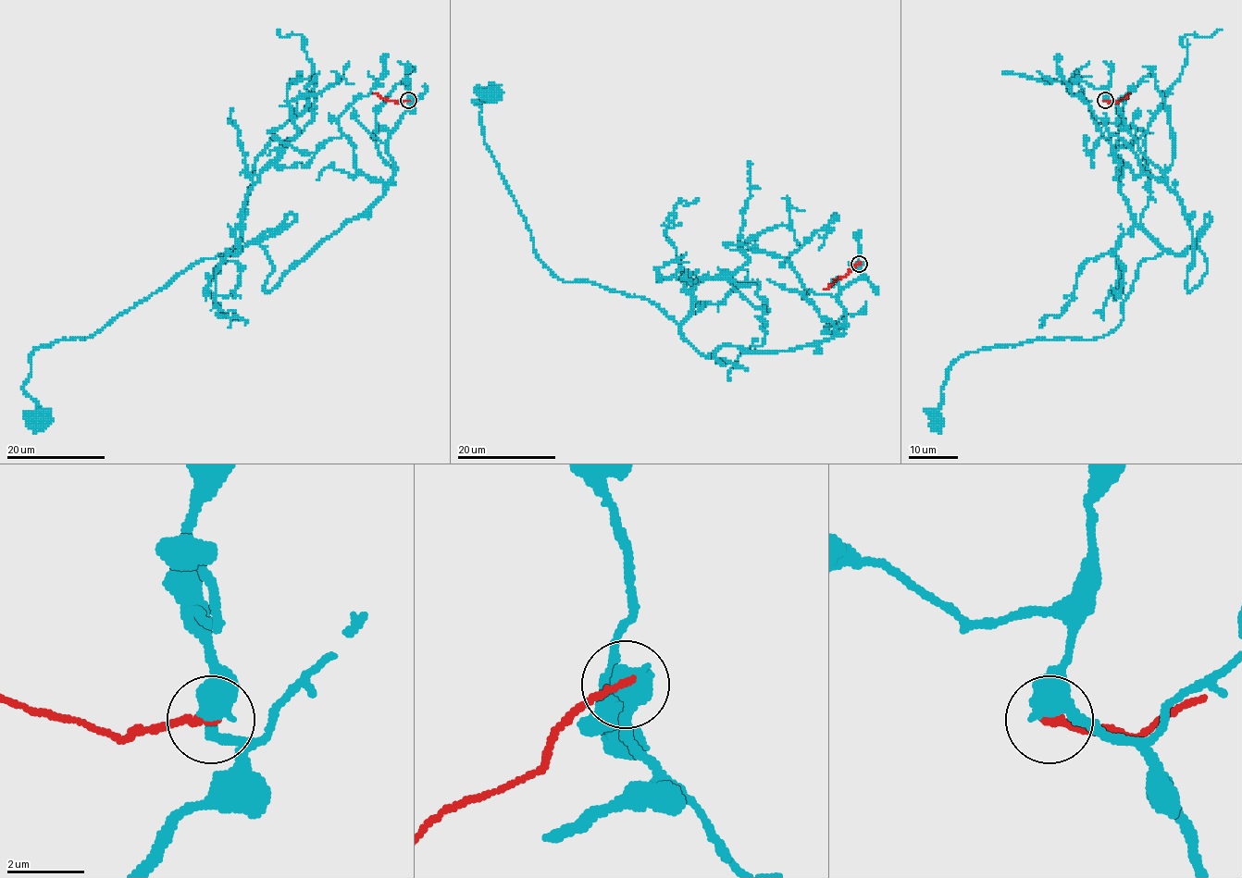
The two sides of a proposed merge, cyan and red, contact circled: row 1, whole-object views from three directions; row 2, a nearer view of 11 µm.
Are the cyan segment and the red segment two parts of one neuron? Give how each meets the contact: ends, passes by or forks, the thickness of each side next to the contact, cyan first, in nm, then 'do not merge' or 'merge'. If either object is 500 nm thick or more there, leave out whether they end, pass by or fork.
550/190 nm | do not merge

